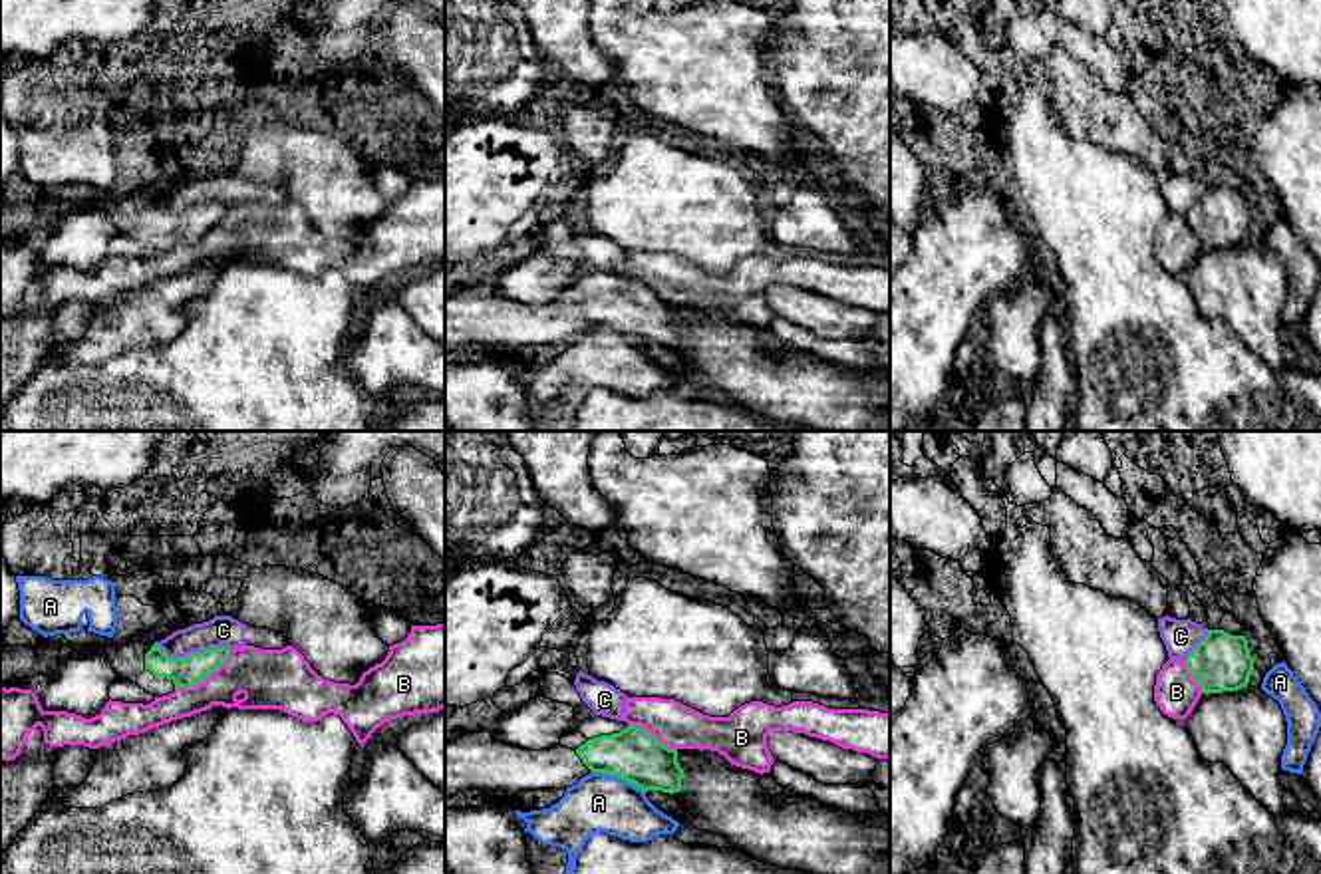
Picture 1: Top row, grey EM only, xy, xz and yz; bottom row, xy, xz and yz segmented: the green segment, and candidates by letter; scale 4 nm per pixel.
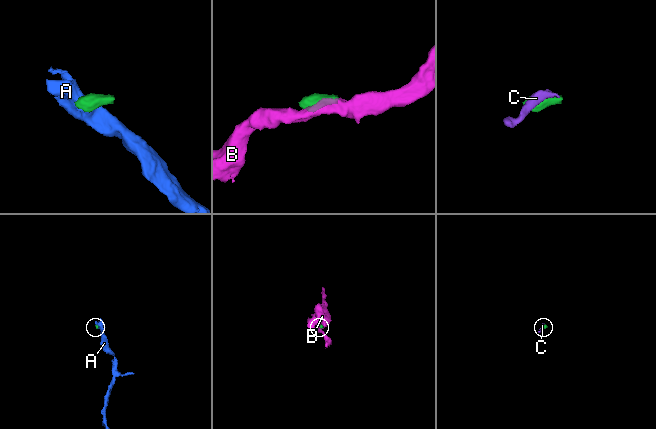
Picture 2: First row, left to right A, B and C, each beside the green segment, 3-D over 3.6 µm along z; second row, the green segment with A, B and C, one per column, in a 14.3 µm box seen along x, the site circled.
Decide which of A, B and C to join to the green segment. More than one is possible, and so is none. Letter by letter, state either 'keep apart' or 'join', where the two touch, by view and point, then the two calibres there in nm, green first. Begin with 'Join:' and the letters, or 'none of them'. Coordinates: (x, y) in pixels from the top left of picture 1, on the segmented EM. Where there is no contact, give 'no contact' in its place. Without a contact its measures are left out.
Join: none of them
A: keep apart; meets green in xz at (618, 777); 220 nm thick on the green side, 240 nm on the other
B: keep apart; meets green in xy at (205, 678); 130 nm thick on the green side, 240 nm on the other
C: keep apart; meets green in xy at (191, 654); 130 nm thick on the green side, 130 nm on the other

